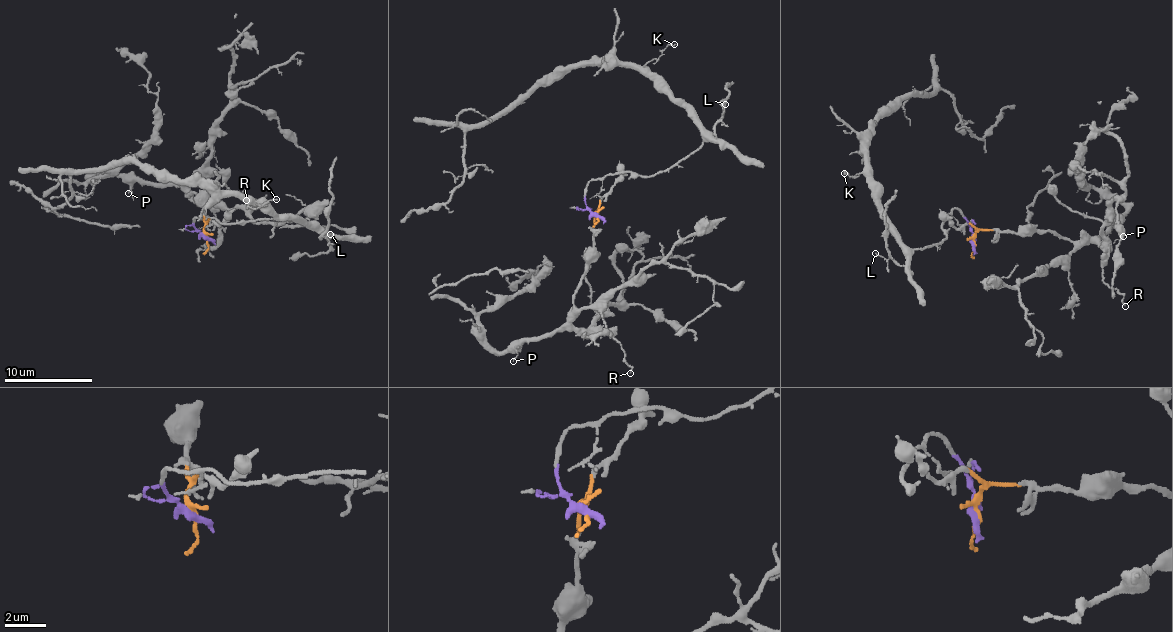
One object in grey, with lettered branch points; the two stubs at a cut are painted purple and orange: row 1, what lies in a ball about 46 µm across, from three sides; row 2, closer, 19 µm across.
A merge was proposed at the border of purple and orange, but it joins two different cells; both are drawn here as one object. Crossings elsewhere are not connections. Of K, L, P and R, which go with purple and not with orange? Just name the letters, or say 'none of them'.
K, L

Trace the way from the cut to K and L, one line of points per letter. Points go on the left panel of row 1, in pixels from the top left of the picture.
K: (206, 235), (194, 227), (196, 217), (224, 224), (292, 218), (309, 223), (248, 205), (255, 208), (277, 198)
L: (206, 235), (194, 227), (196, 217), (224, 224), (307, 219), (322, 237), (320, 237), (330, 234)

